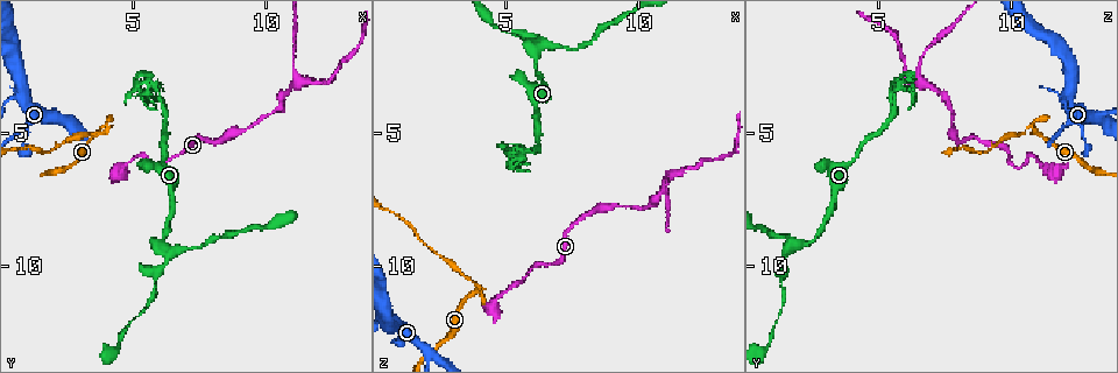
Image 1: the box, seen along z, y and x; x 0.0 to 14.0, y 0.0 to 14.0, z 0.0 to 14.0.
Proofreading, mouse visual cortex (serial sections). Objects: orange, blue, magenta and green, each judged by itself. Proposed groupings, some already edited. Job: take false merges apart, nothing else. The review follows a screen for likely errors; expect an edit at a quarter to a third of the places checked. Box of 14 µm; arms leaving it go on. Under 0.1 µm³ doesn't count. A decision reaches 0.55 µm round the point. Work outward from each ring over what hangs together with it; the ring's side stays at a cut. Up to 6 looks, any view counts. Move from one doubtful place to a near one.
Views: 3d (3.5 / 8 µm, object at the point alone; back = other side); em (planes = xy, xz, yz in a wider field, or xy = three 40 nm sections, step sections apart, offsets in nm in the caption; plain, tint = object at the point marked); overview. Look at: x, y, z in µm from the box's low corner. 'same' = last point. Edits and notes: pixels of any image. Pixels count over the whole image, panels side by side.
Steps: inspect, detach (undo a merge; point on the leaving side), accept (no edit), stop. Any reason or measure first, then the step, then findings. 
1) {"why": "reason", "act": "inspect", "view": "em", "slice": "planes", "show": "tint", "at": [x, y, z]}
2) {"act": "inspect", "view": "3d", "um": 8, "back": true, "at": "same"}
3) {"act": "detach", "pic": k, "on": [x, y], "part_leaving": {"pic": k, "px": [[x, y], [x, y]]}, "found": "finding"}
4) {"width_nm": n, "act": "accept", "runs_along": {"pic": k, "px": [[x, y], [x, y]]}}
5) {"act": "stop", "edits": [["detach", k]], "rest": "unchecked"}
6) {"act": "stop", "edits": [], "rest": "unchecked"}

{"why": "sharp bend", "act": "inspect", "view": "3d", "um": 3.5, "at": [4.0, 4.7, 10.7]}

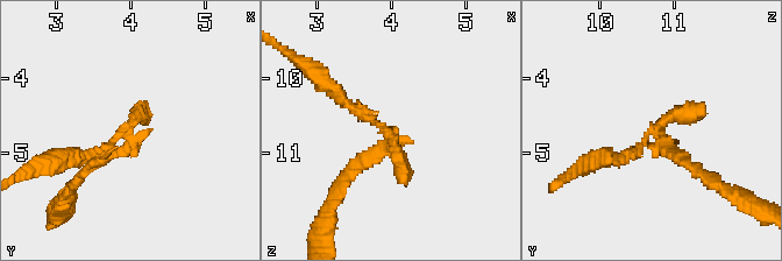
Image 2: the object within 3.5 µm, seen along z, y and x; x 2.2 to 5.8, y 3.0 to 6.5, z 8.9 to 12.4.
{"act": "inspect", "view": "em", "slice": "xy", "step": 5, "show": "tint", "at": [3.95, 4.80, 10.80]}

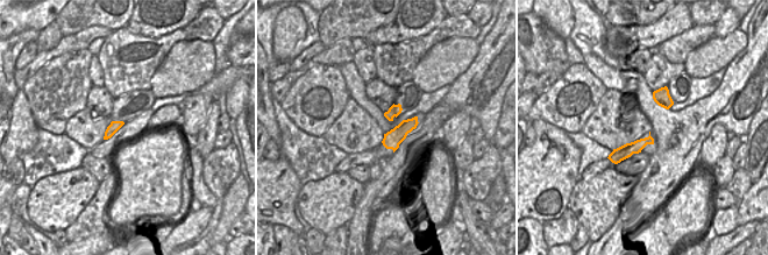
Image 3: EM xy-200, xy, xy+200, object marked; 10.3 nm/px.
{"width_nm": 180, "act": "detach", "pic": 2, "on": [398, 168], "part_leaving": {"pic": 2, "px": [[384, 133], [301, 64]]}, "found": "two cells meet here"}

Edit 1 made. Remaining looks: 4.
{"why": "sharp bend", "act": "inspect", "view": "3d", "um": 3.5, "at": [5.9, 6.3, 10.4]}

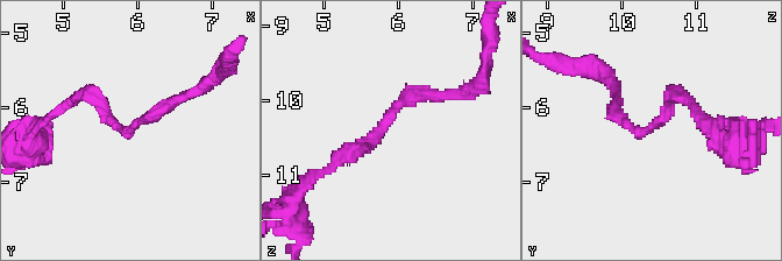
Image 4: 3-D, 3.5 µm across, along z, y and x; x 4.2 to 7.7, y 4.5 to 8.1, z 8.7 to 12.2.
{"act": "inspect", "view": "em", "slice": "xy", "step": 1, "show": "tint", "at": [5.80, 6.30, 10.30]}

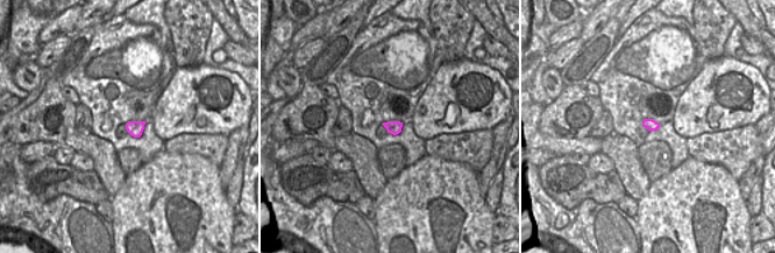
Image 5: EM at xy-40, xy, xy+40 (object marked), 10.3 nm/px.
{"width_nm": 140, "act": "accept", "runs_along": {"pic": 4, "px": [[442, 96], [407, 99], [339, 161]]}, "found": "all the same cell"}

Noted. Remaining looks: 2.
{"why": "three-way junction", "act": "inspect", "view": "3d", "um": 8, "at": [6.4, 9.4, 1.7]}

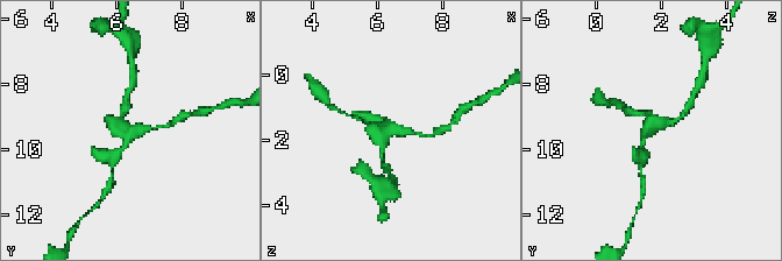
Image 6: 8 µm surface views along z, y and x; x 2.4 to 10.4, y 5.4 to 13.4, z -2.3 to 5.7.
{"why": "closer look", "act": "inspect", "view": "3d", "um": 3.5, "back": true, "at": [6.4, 9.4, 1.7]}

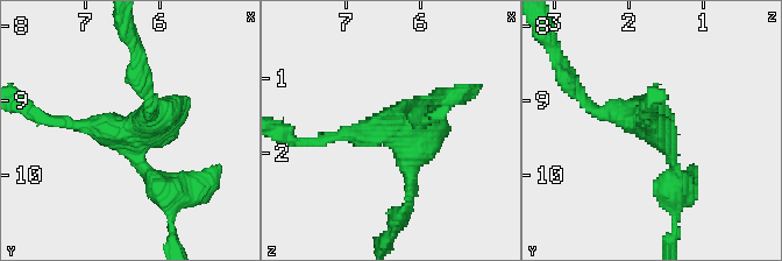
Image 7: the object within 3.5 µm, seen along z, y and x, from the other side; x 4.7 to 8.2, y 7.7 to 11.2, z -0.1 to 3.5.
{"act": "accept", "runs_along": {"pic": 7, "px": [[585, 100], [652, 128], [669, 150], [672, 194]]}, "found": "continuous, no second cell"}

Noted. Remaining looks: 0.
{"act": "stop", "edits": [["detach", 2]], "rest": "unchecked"}

